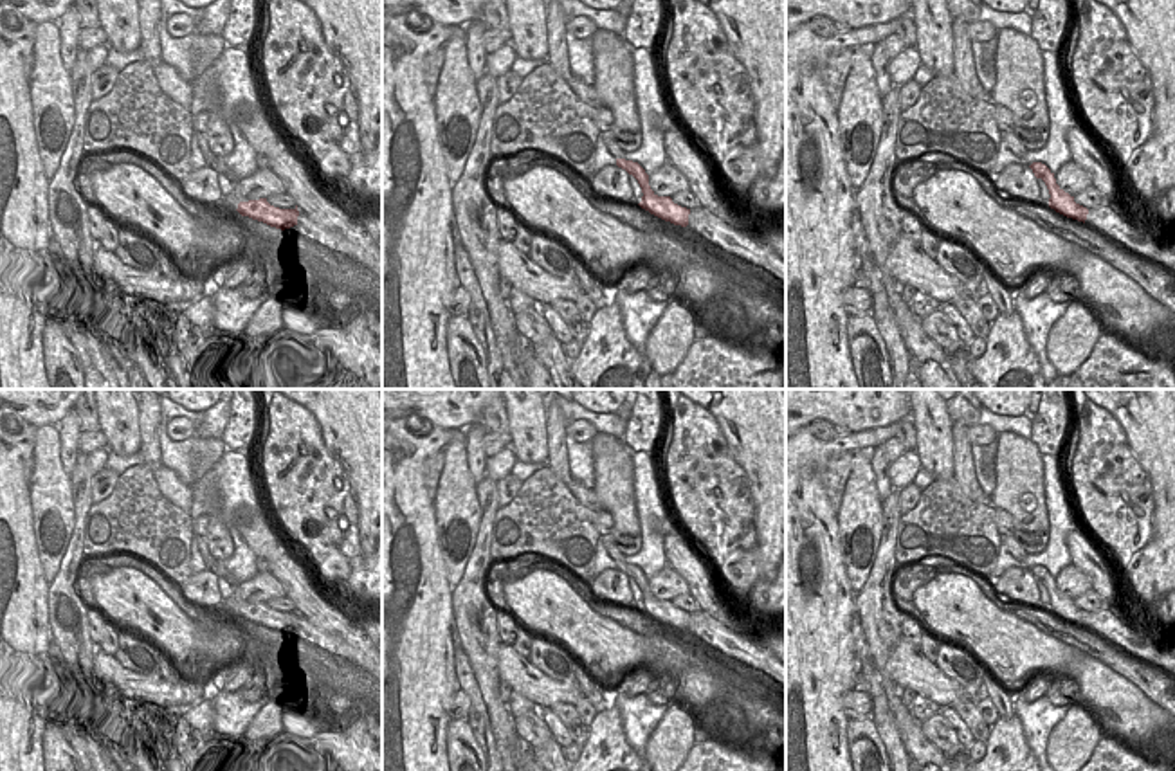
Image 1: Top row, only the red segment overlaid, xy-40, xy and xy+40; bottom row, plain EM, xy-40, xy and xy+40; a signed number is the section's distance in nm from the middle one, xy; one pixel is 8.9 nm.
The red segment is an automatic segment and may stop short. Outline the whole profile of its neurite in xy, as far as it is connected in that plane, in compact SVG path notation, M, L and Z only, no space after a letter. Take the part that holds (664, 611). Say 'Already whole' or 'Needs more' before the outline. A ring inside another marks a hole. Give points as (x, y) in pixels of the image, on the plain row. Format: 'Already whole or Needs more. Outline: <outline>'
Needs more. Outline: M600 535L600 540L607 555L616 562L616 569L625 573L638 584L643 596L638 609L665 625L687 630L690 612L674 607L670 600L658 600L649 589L649 578L645 576L645 573L638 566L625 562L625 557L613 544L611 535Z

